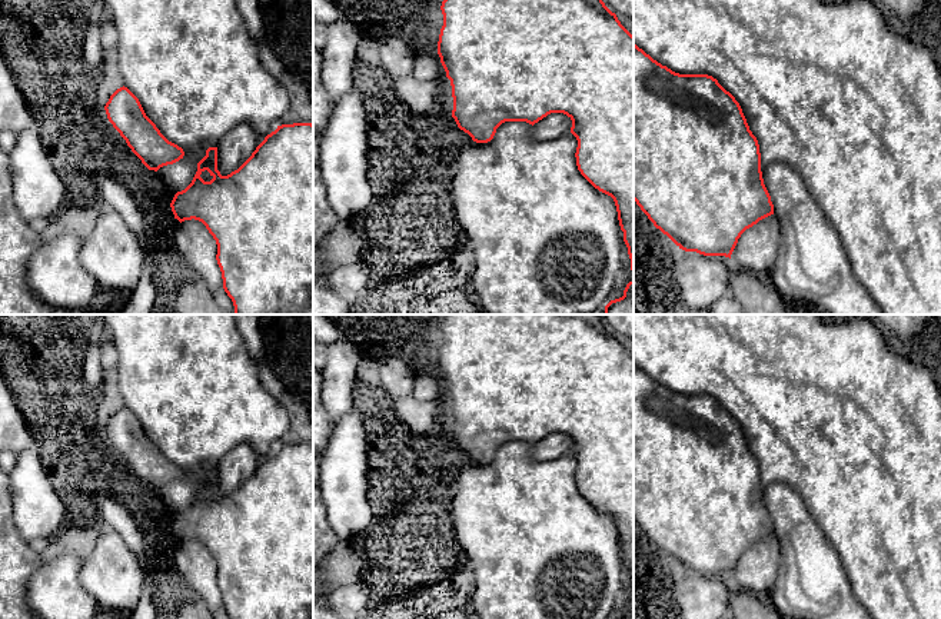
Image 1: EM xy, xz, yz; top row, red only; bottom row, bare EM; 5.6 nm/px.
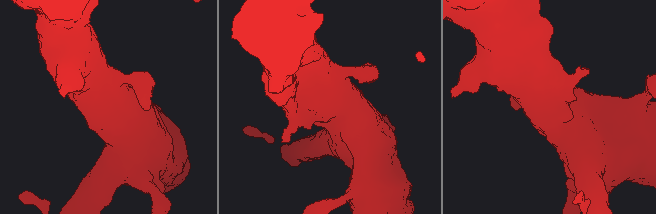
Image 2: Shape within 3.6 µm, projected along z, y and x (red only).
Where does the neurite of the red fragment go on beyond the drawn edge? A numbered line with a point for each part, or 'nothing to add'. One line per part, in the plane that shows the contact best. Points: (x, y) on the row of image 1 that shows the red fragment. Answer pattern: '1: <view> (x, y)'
nothing to add

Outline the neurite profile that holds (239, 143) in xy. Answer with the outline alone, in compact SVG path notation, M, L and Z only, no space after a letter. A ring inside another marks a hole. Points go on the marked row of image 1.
M247 124L232 129L217 144L217 170L227 176L237 170L265 140Z

